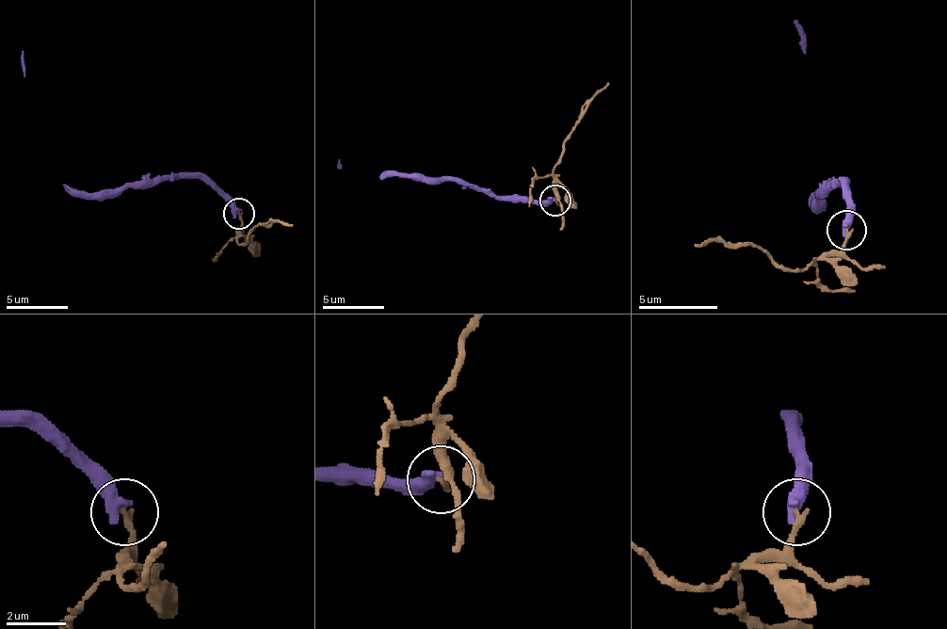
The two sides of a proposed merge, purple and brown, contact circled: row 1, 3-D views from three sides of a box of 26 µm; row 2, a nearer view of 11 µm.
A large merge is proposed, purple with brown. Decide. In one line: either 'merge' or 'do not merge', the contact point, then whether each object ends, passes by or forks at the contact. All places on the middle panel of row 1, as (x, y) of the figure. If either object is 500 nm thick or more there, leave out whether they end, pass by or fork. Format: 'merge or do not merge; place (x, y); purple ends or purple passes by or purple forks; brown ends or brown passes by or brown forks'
do not merge; place (555, 201); purple ends; brown ends

